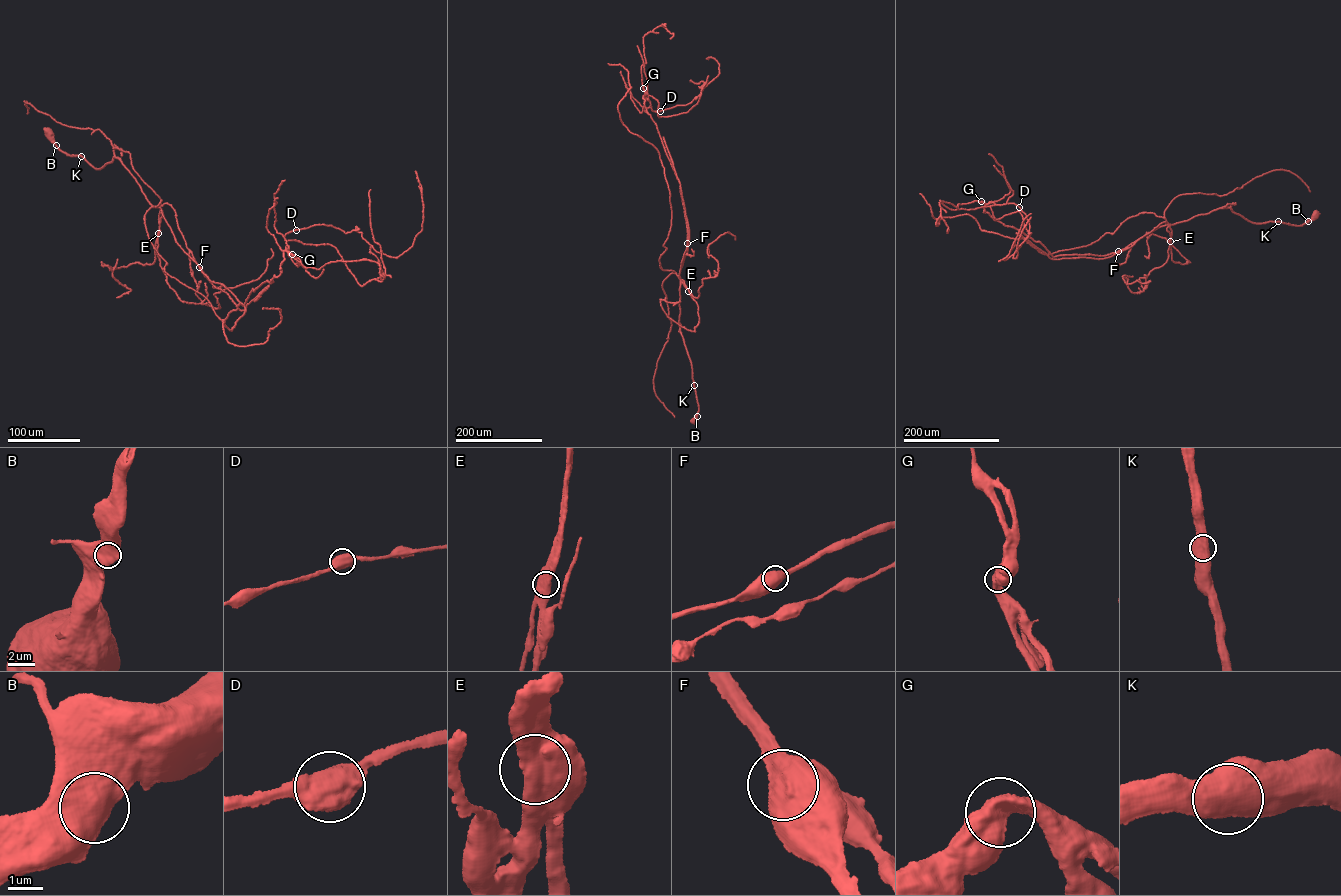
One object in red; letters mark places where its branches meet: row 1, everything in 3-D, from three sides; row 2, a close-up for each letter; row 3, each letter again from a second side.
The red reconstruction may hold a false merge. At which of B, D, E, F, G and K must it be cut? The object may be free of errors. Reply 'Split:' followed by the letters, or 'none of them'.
Split: none of them

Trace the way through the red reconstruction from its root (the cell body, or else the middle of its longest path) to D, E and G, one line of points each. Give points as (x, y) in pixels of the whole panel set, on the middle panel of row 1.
D: (694, 421), (698, 405), (679, 322), (686, 223), (680, 184), (645, 107), (644, 91), (651, 110), (660, 111)
E: (694, 421), (698, 405), (692, 365), (679, 322), (681, 281), (688, 291)
G: (694, 421), (698, 405), (679, 322), (679, 273), (687, 242), (684, 209), (678, 179), (644, 105), (643, 88)

